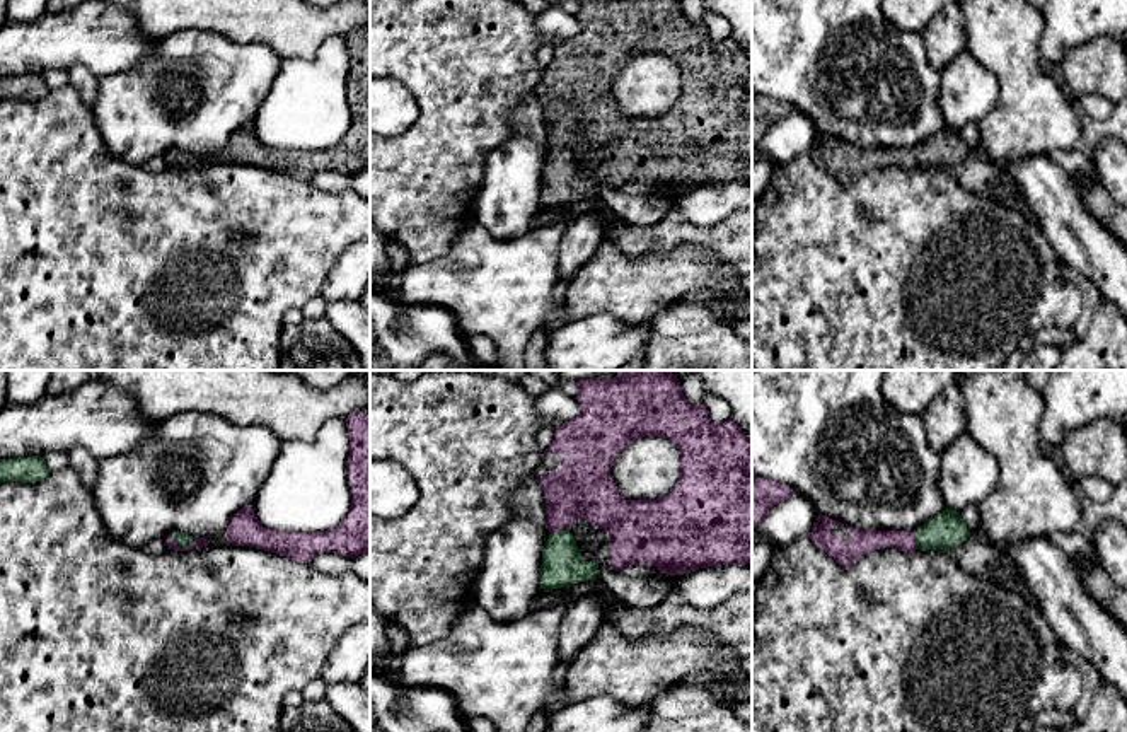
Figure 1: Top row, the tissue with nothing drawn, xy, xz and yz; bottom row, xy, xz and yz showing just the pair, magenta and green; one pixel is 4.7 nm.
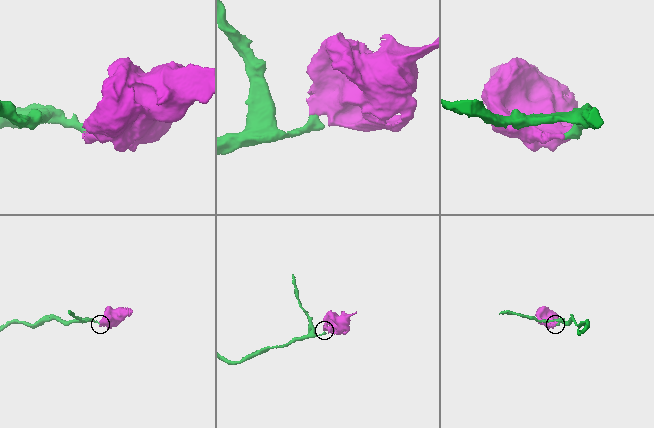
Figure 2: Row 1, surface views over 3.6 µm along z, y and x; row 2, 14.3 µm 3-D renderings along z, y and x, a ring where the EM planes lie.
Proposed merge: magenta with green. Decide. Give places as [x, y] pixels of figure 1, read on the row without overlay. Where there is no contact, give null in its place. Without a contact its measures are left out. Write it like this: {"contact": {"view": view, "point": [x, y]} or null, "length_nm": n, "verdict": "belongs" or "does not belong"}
{"contact": {"view": "yz", "point": [914, 159]}, "length_nm": 80, "verdict": "belongs"}

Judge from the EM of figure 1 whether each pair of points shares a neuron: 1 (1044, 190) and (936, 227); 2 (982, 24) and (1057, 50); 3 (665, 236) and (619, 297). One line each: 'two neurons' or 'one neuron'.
1: two neurons
2: two neurons
3: two neurons

